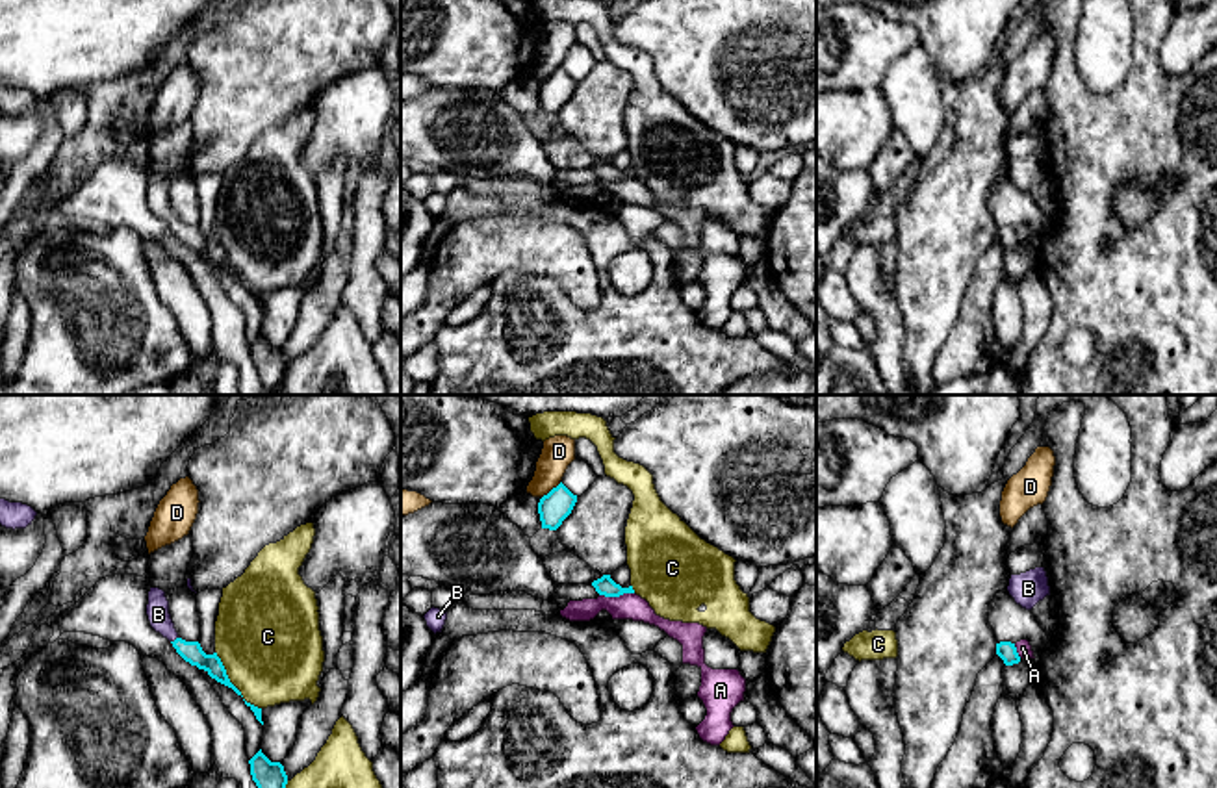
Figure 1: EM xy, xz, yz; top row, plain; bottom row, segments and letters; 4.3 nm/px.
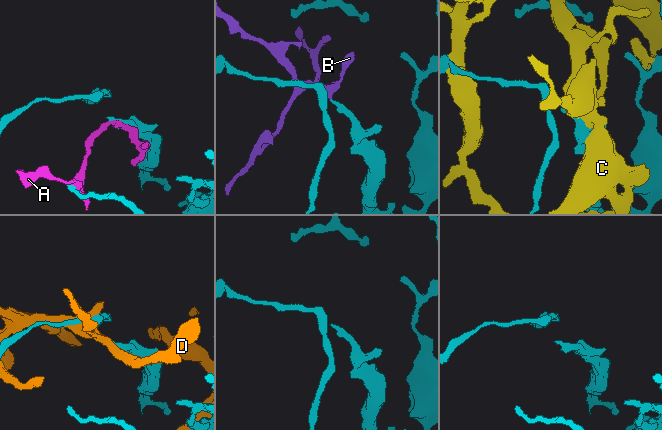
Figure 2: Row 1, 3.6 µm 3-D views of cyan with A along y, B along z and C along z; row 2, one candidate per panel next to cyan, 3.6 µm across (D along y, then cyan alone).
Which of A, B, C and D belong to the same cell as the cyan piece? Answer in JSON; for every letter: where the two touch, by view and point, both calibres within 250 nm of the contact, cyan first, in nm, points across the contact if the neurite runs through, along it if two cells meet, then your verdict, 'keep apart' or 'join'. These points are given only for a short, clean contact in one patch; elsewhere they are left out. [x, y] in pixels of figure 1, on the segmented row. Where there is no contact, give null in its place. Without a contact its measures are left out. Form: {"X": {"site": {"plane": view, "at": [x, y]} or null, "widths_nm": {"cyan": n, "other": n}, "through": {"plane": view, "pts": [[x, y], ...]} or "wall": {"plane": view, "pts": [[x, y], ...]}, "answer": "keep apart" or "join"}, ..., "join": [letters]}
{"A": {"site": {"plane": "xz", "at": [616, 596]}, "widths_nm": {"cyan": 80, "other": 110}, "answer": "keep apart"}, "B": {"site": {"plane": "xy", "at": [177, 638]}, "widths_nm": {"cyan": 90, "other": 100}, "through": {"plane": "xy", "pts": [[192, 651], [177, 638], [160, 622], [158, 614]]}, "answer": "join"}, "C": {"site": {"plane": "xy", "at": [230, 683]}, "widths_nm": {"cyan": 90, "other": 460}, "answer": "keep apart"}, "D": {"site": {"plane": "xz", "at": [553, 488]}, "widths_nm": {"cyan": 140, "other": 140}, "answer": "keep apart"}, "join": ["B"]}

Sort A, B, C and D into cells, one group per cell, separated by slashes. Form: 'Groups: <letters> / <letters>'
Groups: A / B / C / D

